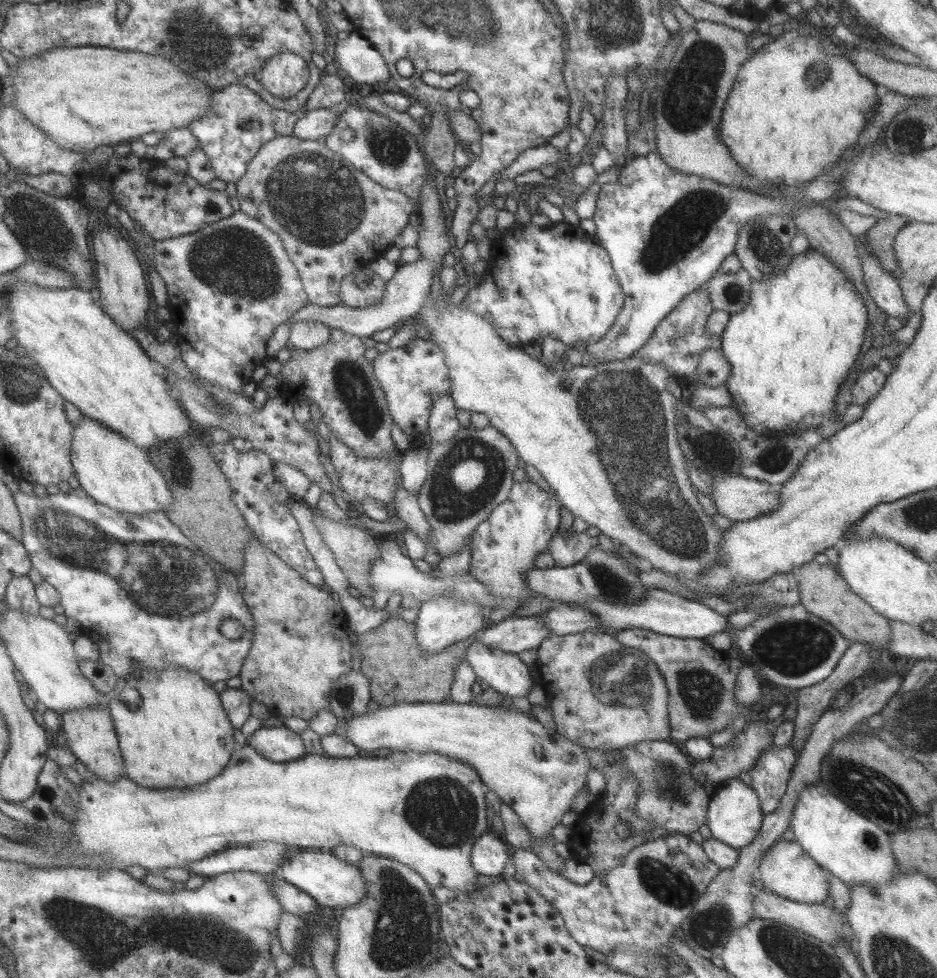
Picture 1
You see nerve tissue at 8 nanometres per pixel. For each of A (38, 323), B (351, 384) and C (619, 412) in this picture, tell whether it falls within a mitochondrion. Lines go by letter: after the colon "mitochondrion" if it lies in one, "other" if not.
A: other
B: mitochondrion
C: mitochondrion

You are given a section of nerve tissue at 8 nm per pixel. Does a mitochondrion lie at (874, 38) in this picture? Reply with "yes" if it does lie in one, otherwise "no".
no

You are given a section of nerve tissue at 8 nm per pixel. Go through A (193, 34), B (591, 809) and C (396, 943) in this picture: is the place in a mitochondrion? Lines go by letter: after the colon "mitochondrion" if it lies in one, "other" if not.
A: mitochondrion
B: other
C: mitochondrion

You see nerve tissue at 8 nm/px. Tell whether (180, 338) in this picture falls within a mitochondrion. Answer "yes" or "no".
no

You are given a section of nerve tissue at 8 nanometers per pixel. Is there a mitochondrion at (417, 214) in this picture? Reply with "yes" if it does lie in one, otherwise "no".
no

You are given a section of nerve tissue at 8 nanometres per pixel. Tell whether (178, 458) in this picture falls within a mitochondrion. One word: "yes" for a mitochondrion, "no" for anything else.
no

